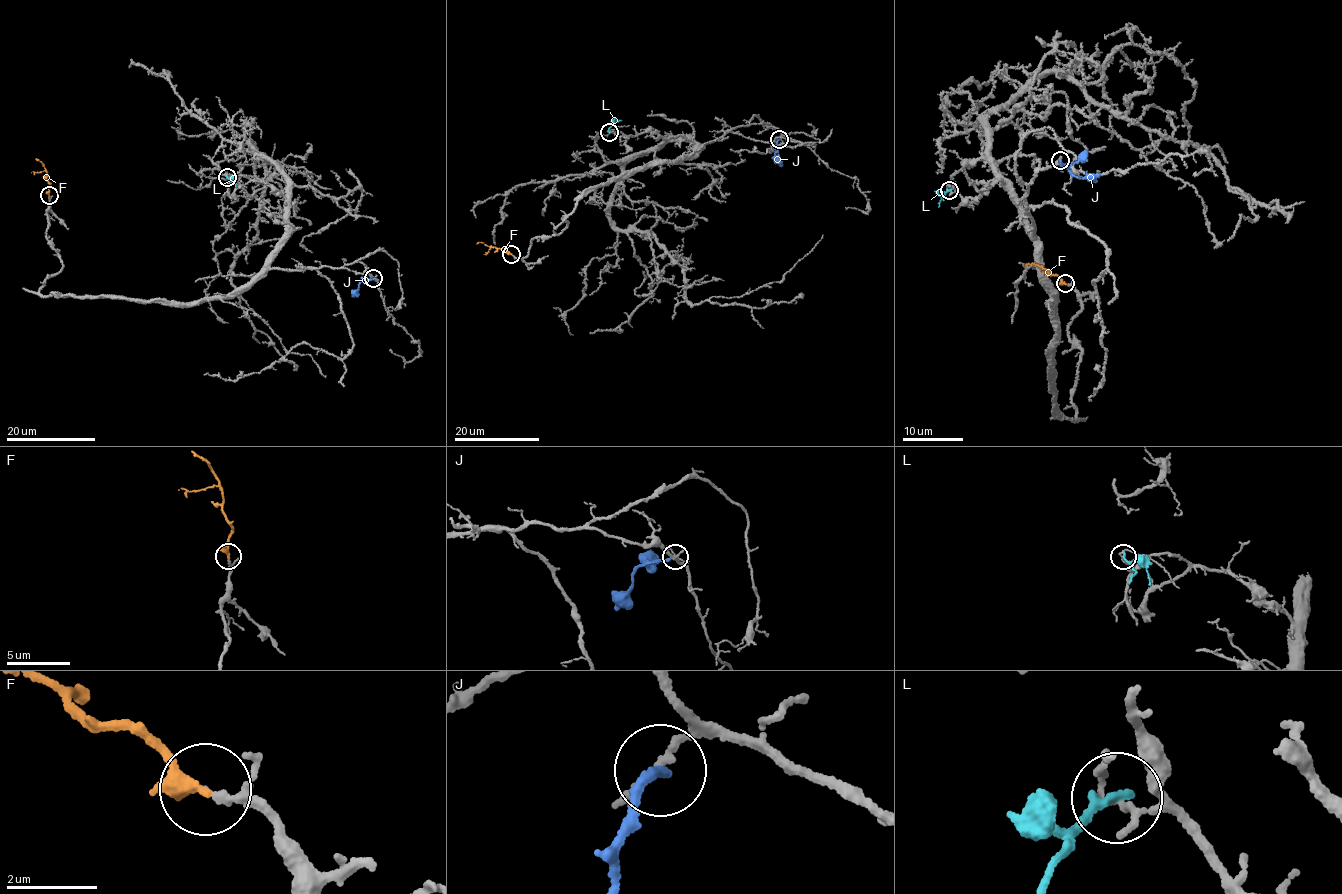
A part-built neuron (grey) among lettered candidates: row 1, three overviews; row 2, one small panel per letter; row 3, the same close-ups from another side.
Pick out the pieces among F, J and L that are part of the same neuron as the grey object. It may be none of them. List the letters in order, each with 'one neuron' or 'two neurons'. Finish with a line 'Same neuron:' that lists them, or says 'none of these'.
F: one neuron
J: two neurons
L: two neurons
Same neuron: F

